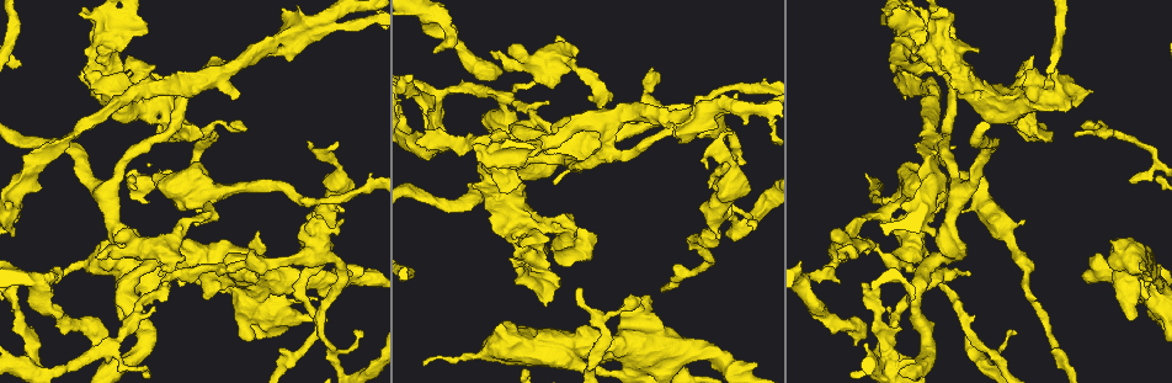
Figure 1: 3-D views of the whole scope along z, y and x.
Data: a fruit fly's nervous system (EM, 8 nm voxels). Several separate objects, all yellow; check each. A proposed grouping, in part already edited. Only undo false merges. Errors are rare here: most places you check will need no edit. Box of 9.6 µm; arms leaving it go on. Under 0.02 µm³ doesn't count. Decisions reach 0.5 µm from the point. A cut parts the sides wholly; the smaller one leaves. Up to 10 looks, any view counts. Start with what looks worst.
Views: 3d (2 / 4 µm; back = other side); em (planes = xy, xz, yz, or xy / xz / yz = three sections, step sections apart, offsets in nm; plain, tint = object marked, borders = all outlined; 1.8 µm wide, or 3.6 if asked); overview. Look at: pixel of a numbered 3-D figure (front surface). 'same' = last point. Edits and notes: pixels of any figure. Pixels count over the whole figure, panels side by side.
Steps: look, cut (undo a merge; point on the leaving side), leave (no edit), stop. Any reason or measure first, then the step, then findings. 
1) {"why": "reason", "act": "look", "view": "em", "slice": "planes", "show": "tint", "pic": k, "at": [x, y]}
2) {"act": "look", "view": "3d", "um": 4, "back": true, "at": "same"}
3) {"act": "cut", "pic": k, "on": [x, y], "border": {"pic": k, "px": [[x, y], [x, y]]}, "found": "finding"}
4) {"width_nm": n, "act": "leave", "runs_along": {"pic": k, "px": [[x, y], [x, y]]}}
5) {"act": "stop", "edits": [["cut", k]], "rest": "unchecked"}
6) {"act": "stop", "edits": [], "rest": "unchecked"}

{"why": "sharp bend", "act": "look", "view": "em", "slice": "yz", "step": 4, "show": "tint", "pic": 1, "at": [528, 125]}

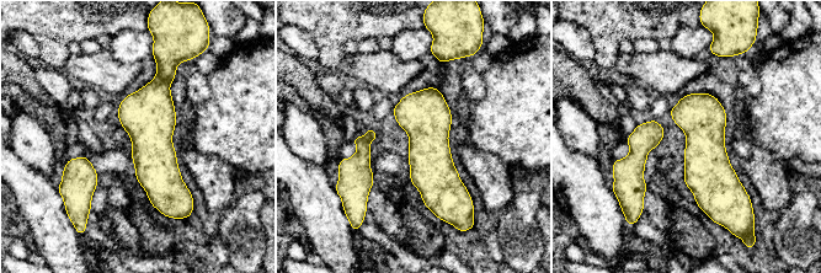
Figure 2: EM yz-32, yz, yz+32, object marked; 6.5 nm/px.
{"why": "another direction", "act": "look", "view": "em", "slice": "planes", "show": "tint", "at": "same"}

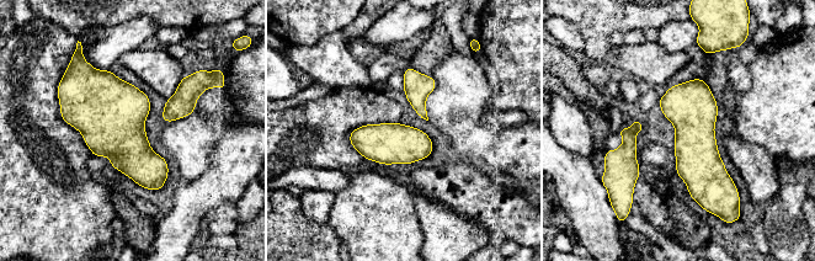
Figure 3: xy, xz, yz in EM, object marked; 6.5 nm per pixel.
{"act": "leave", "found": "all the same neuron"}

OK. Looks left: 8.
{"why": "calibre changes", "act": "look", "view": "3d", "um": 4, "pic": 1, "at": [719, 220]}

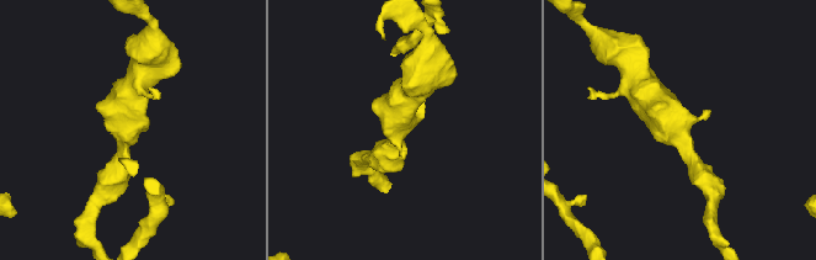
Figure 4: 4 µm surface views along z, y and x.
{"why": "now the EM", "act": "look", "view": "em", "slice": "yz", "step": 16, "show": "tint", "pic": 4, "at": [676, 132]}

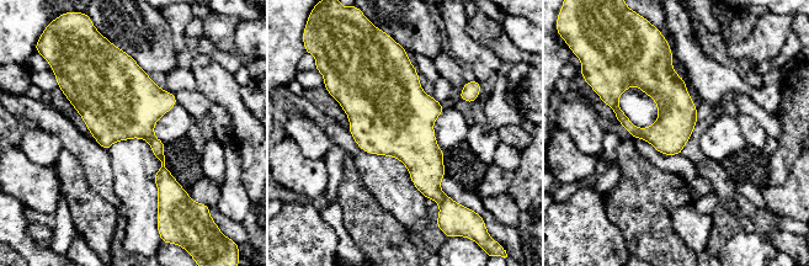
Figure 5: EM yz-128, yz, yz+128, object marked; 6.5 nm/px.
{"why": "cut it another way", "act": "look", "view": "em", "slice": "planes", "show": "tint", "at": "same"}

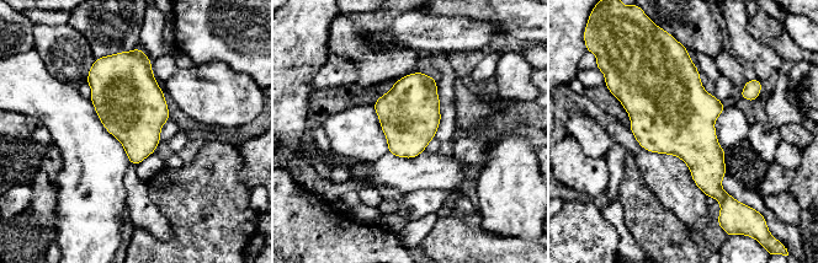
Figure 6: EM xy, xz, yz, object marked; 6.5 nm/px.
{"act": "leave", "found": "one neuron here"}

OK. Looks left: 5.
{"why": "thick turns thin", "act": "look", "view": "em", "slice": "xy", "step": 4, "show": "tint", "pic": 1, "at": [40, 372]}

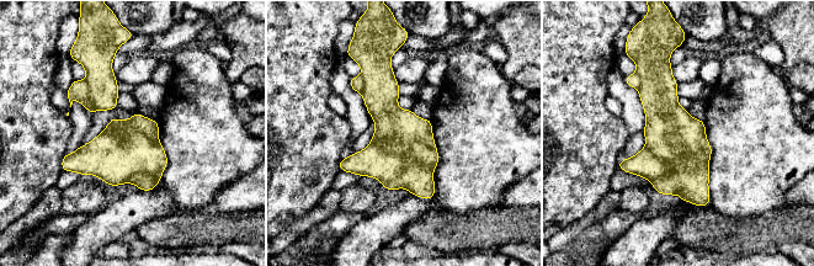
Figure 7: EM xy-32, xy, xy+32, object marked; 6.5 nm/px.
{"act": "cut", "pic": 7, "on": [395, 128], "border": {"pic": 7, "px": [[372, 139], [435, 147]]}, "found": "a second neuron is stuck on"}

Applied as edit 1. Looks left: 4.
{"why": "see it whole again", "act": "look", "view": "overview"}

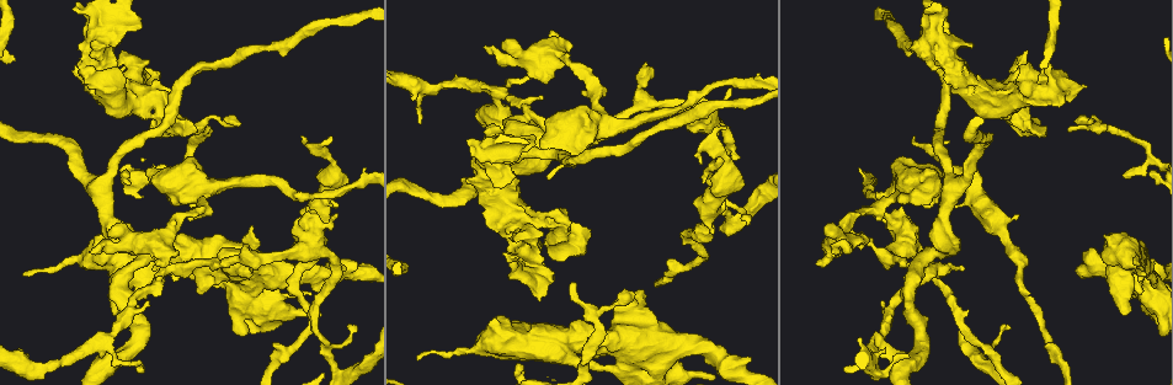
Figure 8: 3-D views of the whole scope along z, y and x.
{"why": "sudden change in width", "act": "look", "view": "em", "um": 3.6, "slice": "xy", "step": 4, "show": "tint", "pic": 8, "at": [1148, 290]}

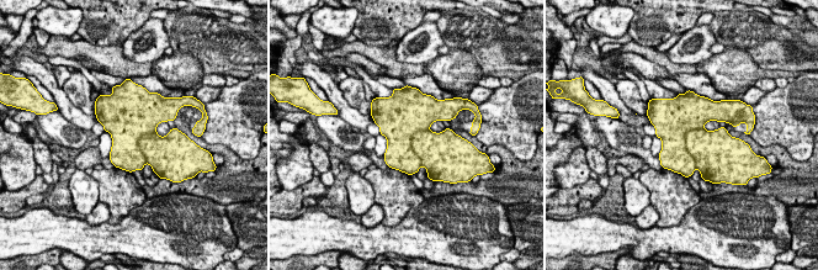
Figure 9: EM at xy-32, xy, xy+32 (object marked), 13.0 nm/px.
{"why": "another direction", "act": "look", "view": "em", "um": 3.6, "slice": "xz", "step": 4, "show": "tint", "at": "same"}

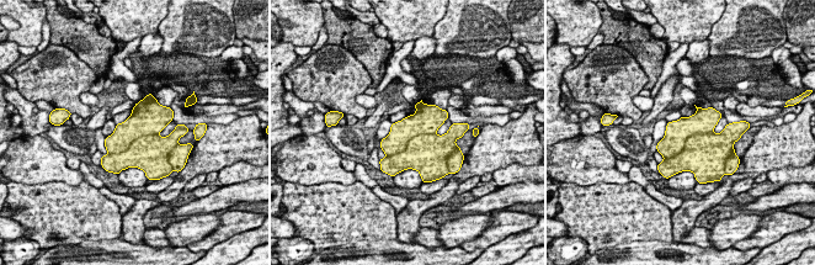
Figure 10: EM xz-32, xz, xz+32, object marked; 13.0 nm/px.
{"act": "cut", "pic": 10, "on": [701, 152], "found": "two neurons meet here"}

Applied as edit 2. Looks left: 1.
{"act": "stop", "edits": [["cut", 7], ["cut", 10]], "rest": "unchecked"}

